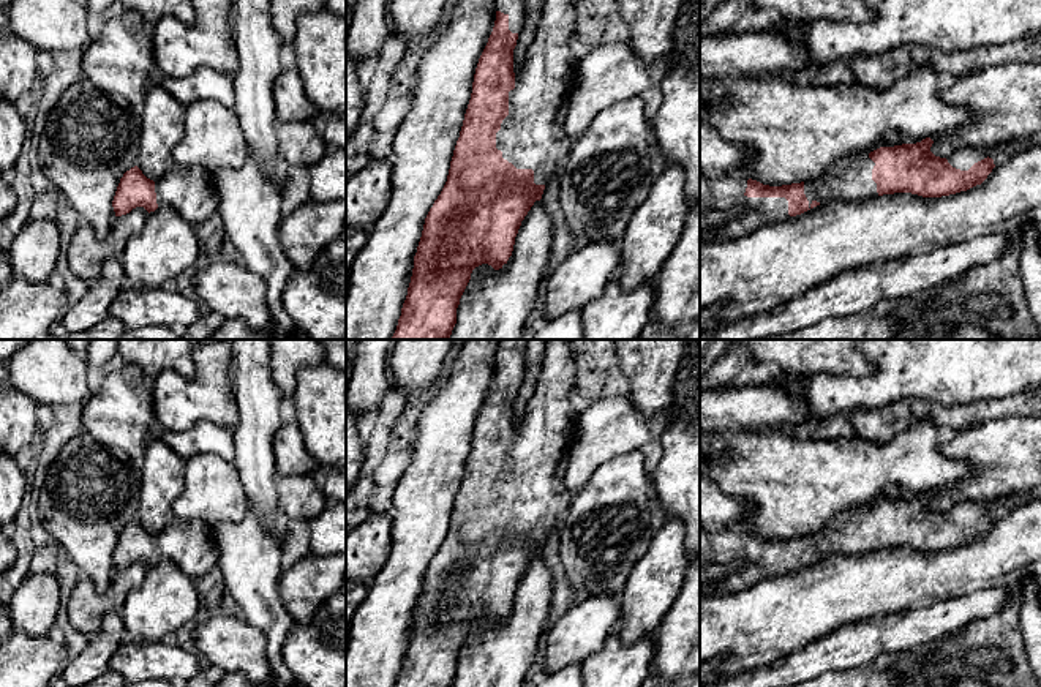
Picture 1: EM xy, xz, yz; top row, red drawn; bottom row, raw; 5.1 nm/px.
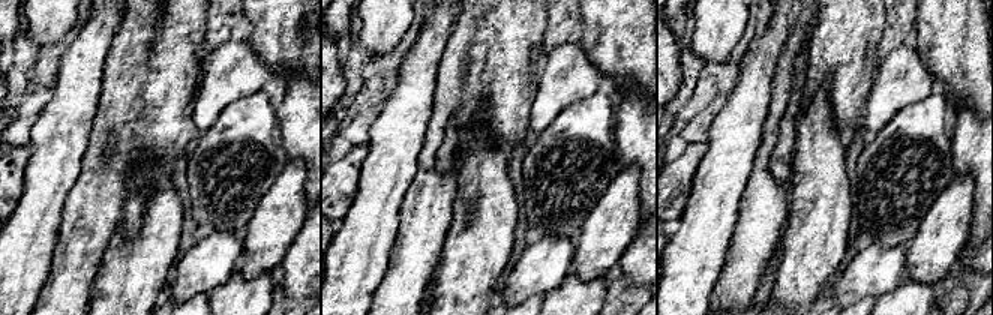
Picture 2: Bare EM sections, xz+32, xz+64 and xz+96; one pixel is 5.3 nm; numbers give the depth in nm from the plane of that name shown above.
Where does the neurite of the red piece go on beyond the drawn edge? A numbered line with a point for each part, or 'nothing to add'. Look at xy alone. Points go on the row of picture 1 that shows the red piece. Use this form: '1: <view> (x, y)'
1: xy (188, 190)

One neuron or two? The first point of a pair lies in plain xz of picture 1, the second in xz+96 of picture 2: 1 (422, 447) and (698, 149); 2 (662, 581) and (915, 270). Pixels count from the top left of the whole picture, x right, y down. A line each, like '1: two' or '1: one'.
1: two
2: one

